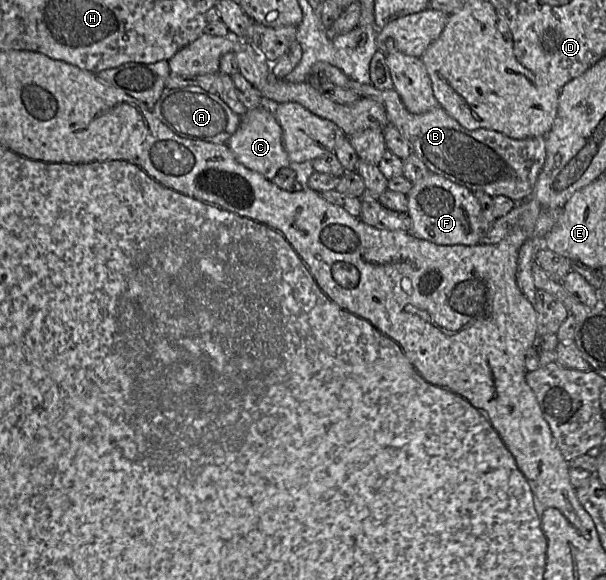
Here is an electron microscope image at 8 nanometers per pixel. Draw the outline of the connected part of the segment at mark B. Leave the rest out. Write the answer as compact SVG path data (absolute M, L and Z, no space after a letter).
M326 62L316 63L309 73L325 75L331 83L355 92L360 98L381 103L389 123L405 137L411 147L411 153L414 153L430 172L471 192L480 190L492 197L503 195L516 203L525 200L532 192L545 162L545 136L517 140L485 128L469 130L440 106L422 114L413 114L406 109L394 89L382 91L371 84L361 84Z

